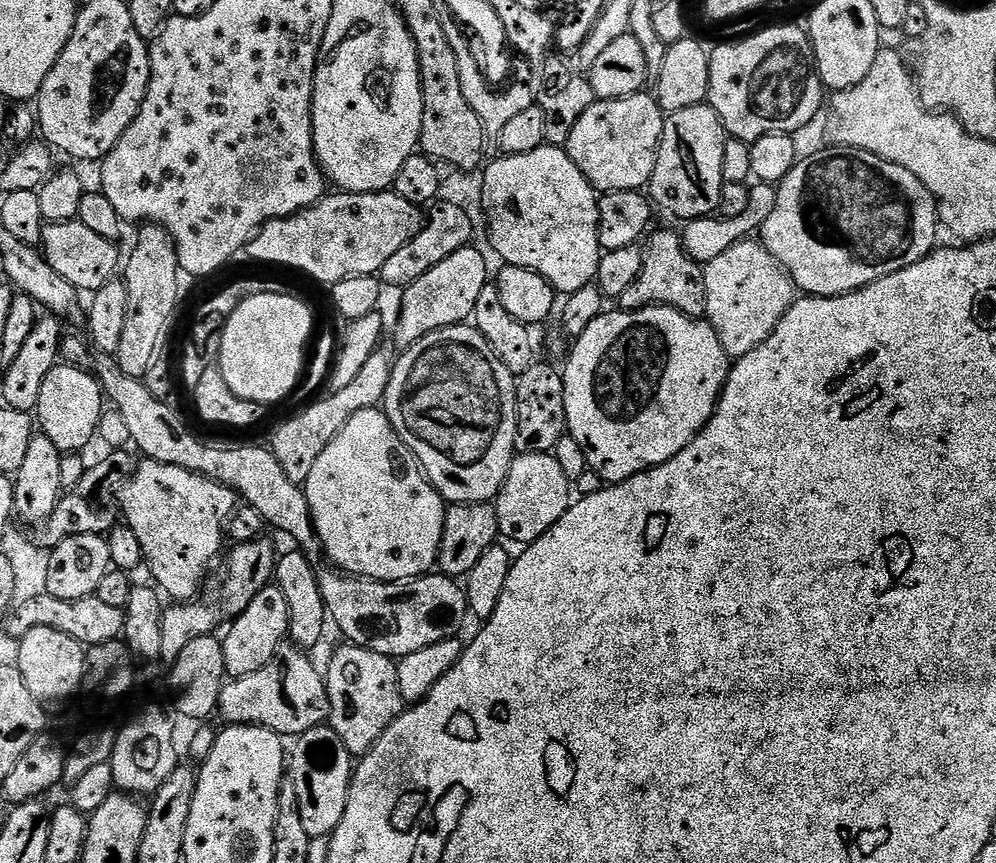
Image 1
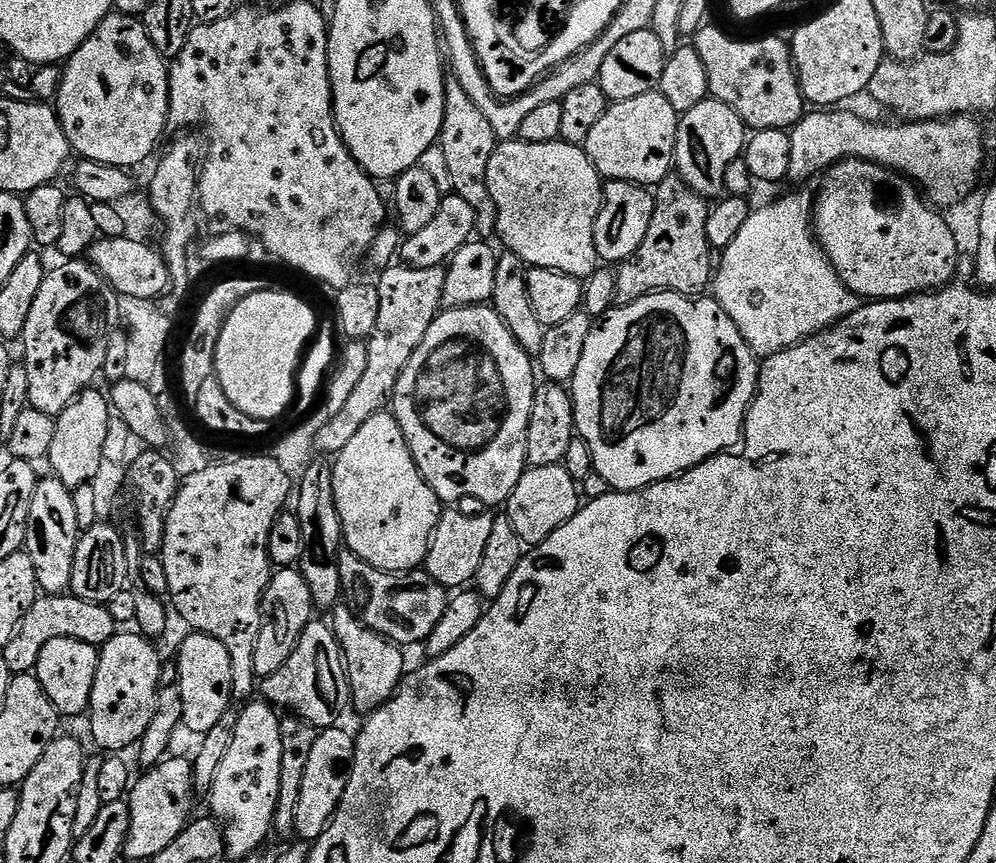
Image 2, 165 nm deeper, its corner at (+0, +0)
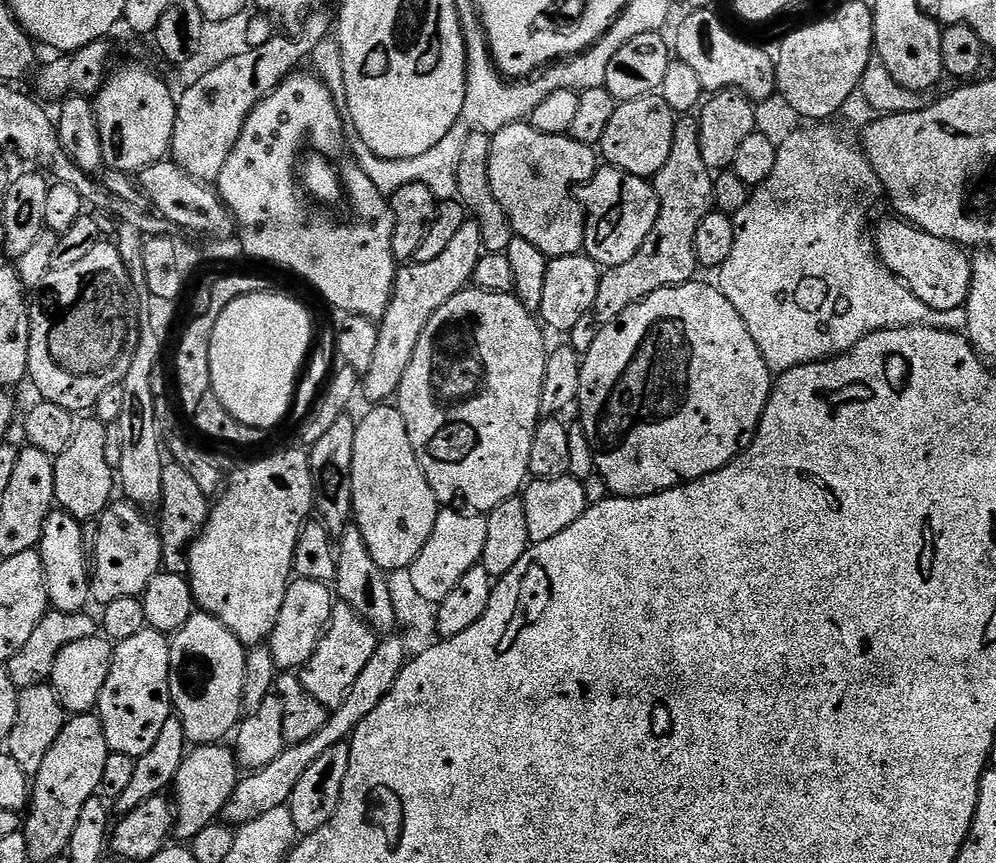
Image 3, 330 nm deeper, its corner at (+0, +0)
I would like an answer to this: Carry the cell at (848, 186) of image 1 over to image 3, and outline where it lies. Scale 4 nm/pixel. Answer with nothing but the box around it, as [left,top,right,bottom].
[874,218,972,312]

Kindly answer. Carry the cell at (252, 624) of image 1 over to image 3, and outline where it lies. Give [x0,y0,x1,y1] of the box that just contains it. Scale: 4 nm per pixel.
[266,579,334,672]

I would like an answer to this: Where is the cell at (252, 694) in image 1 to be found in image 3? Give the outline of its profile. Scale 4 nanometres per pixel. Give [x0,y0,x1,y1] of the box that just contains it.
[299,602,377,710]

